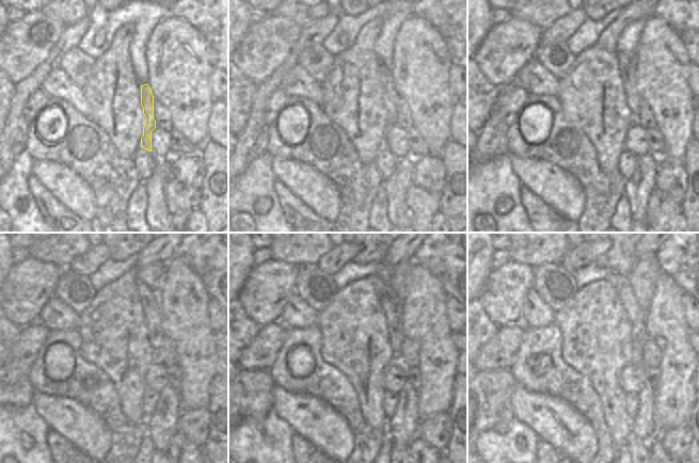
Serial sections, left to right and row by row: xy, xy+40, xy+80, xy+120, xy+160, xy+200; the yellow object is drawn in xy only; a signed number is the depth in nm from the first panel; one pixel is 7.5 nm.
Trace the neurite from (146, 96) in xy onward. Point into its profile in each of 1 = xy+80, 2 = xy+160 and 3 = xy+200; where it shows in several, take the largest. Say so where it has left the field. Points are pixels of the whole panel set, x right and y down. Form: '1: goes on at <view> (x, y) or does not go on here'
1: goes on at xy+80 (626, 65)
2: goes on at xy+160 (391, 304)
3: goes on at xy+200 (621, 284)

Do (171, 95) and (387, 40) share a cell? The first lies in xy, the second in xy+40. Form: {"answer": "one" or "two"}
{"answer": "two"}

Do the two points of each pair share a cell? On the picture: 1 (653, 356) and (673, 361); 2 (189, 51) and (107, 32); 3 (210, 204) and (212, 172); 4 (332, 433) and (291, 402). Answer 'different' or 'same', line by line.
1: different
2: different
3: same
4: same

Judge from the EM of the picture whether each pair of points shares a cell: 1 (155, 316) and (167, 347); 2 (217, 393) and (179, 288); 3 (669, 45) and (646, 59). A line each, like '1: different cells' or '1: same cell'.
1: different cells
2: different cells
3: same cell

